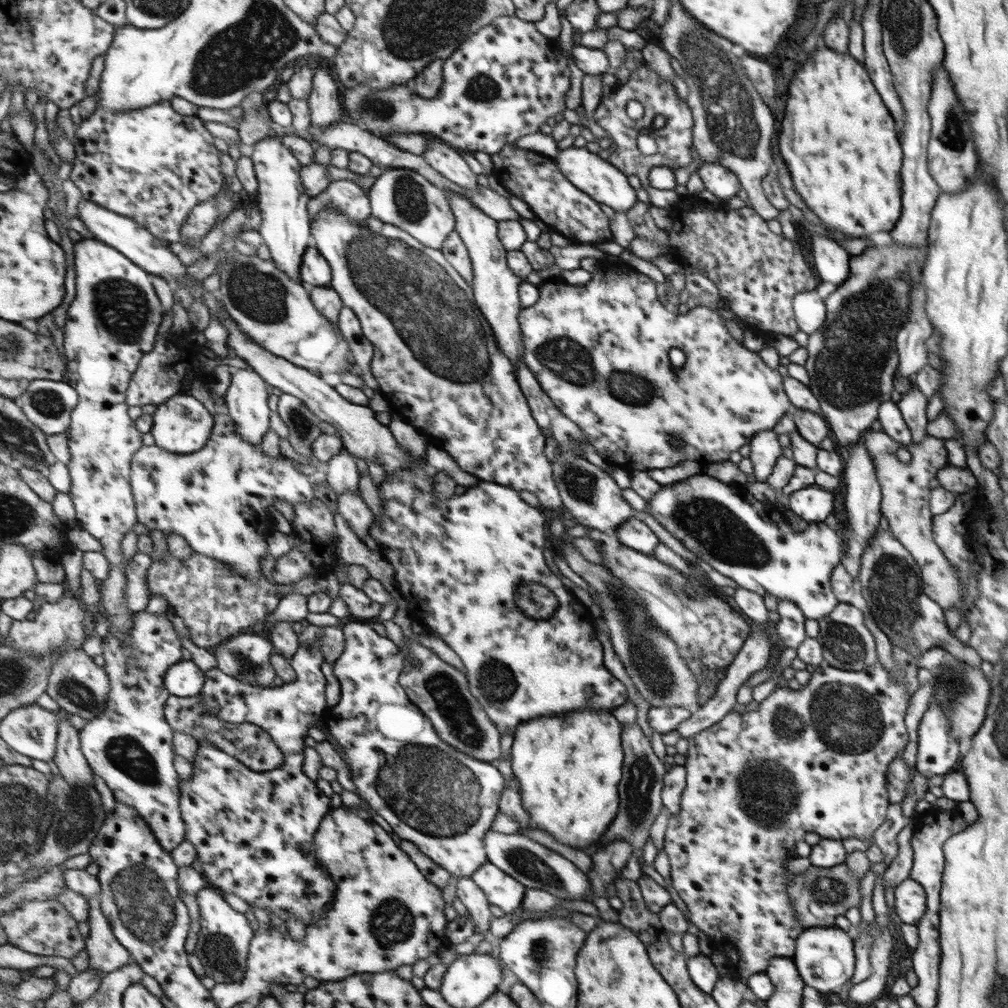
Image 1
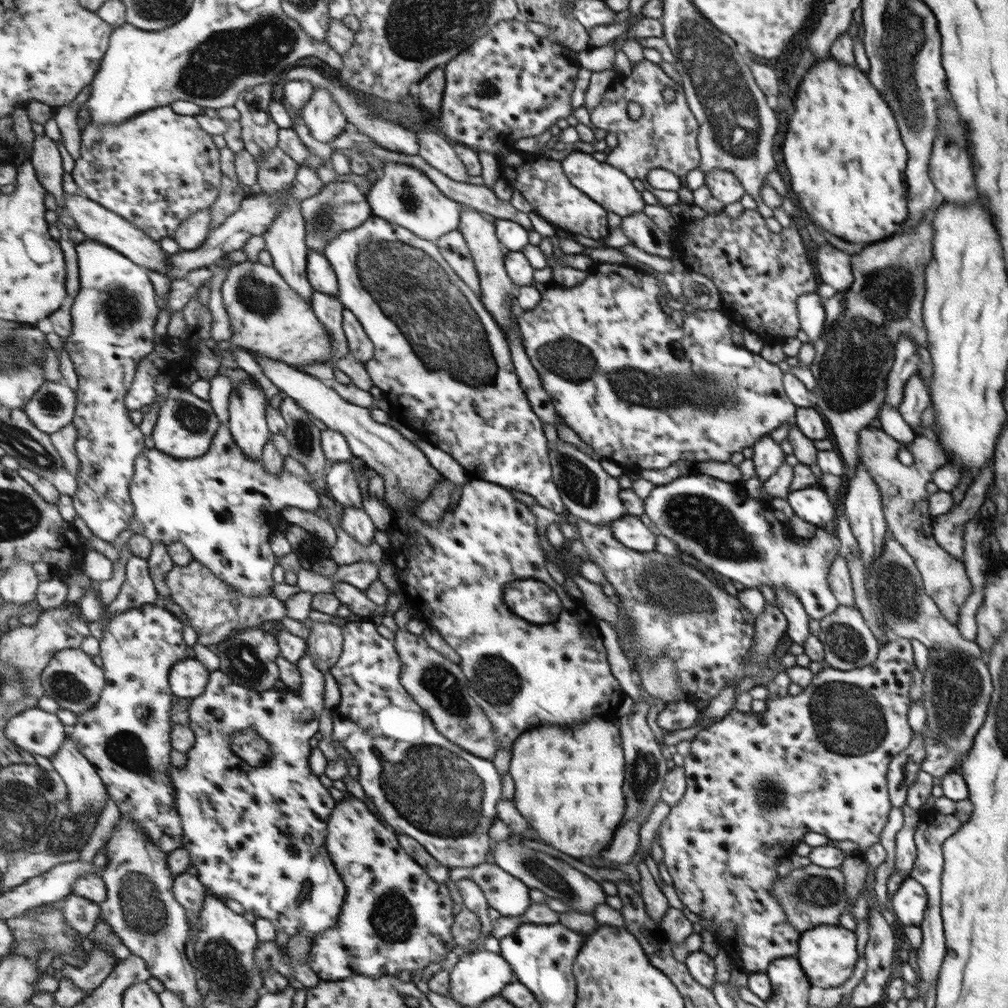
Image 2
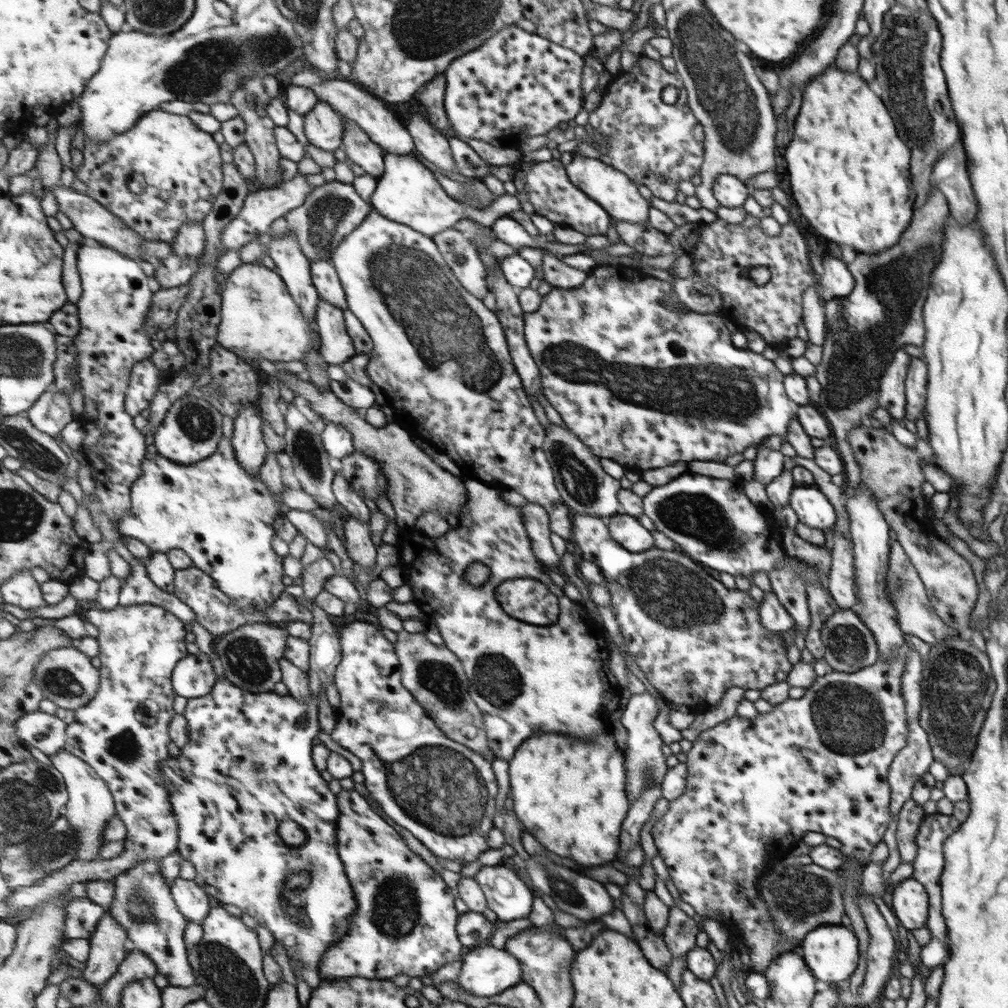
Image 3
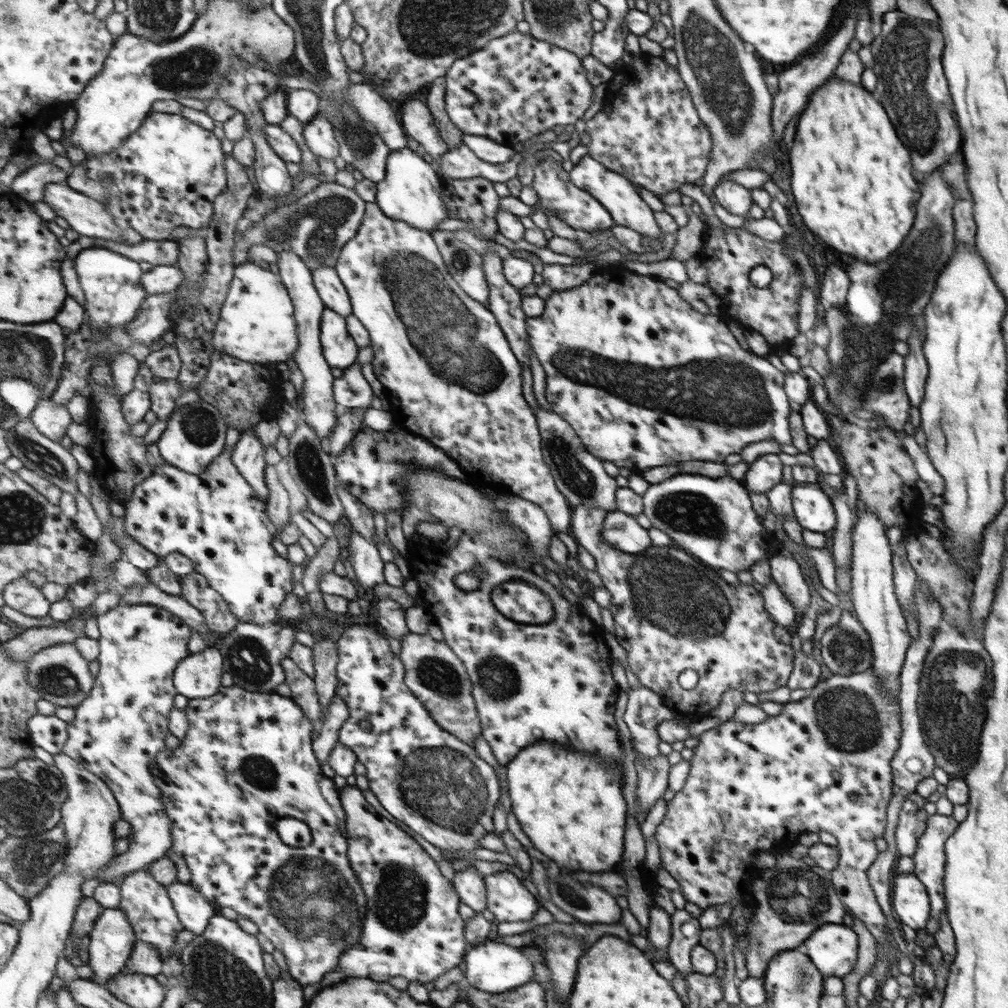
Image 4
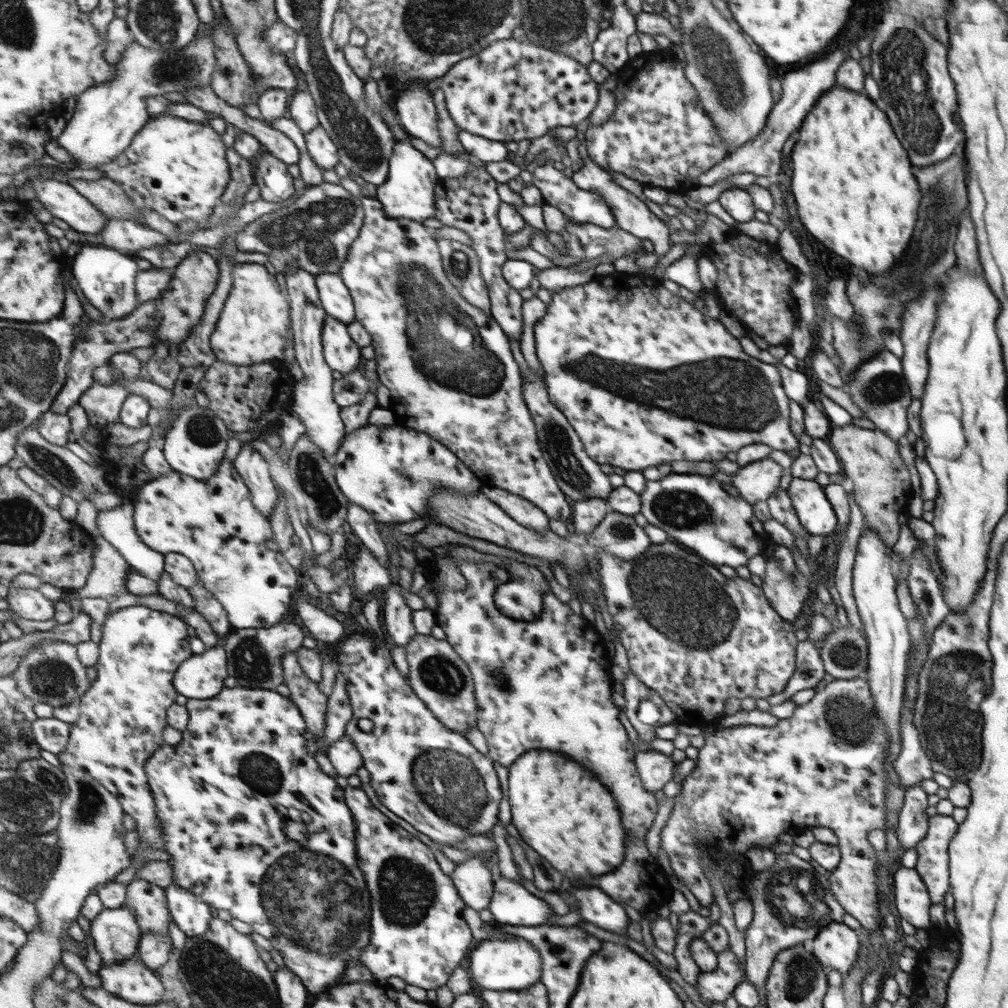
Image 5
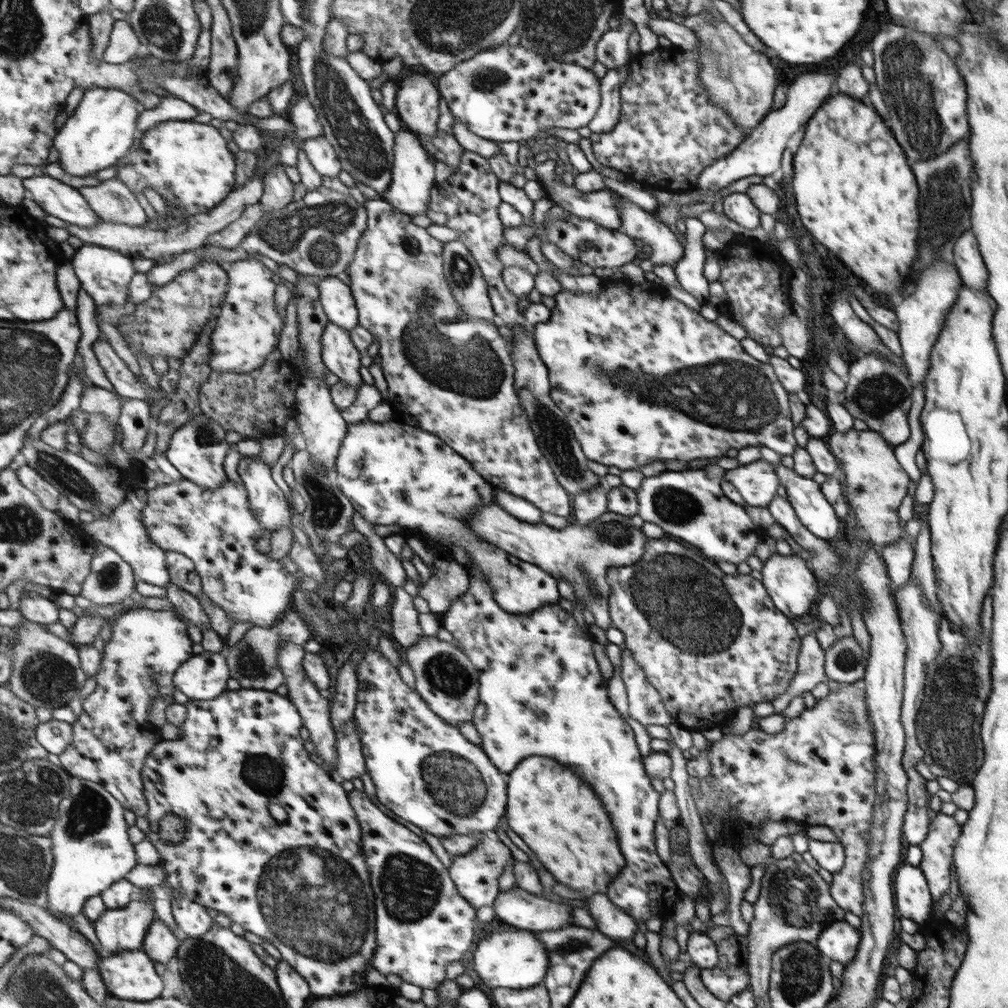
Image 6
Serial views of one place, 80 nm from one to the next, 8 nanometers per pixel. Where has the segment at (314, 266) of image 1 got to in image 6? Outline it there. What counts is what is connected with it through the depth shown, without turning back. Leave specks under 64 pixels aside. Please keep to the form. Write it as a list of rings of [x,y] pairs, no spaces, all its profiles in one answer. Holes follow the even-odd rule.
[[[342,276],[319,278],[321,303],[328,320],[349,332],[360,326],[360,312],[348,282]]]

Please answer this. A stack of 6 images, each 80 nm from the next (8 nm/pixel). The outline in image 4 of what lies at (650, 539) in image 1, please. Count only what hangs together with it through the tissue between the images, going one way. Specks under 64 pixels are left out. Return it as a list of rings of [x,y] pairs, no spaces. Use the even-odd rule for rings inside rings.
[[[609,511],[601,523],[600,535],[607,545],[624,552],[637,554],[649,548],[647,533],[628,513]]]

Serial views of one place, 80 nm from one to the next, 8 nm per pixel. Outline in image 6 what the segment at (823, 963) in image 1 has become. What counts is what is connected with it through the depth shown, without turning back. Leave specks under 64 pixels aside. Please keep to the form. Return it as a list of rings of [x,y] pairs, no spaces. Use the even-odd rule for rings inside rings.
[[[833,921],[823,927],[815,940],[821,954],[845,966],[855,958],[859,934],[847,922]]]

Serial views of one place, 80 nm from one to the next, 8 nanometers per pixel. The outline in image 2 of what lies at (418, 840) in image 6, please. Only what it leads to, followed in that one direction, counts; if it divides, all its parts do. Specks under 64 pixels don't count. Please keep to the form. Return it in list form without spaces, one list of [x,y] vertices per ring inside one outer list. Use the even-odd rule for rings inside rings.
[[[343,798],[338,806],[333,811],[332,818],[329,819],[329,829],[327,829],[327,844],[329,844],[329,852],[339,868],[341,876],[345,880],[345,884],[349,890],[349,904],[343,905],[343,911],[340,914],[340,922],[335,928],[330,928],[325,932],[322,932],[316,940],[311,943],[311,949],[308,953],[307,962],[310,968],[317,974],[320,980],[323,981],[339,981],[343,978],[349,978],[357,976],[357,974],[363,974],[363,976],[381,977],[385,975],[395,976],[403,970],[423,970],[427,968],[431,962],[437,962],[443,965],[444,960],[447,960],[447,956],[451,954],[452,950],[457,948],[455,940],[453,940],[453,932],[451,932],[451,926],[455,922],[455,914],[453,914],[453,898],[449,894],[449,888],[445,883],[437,882],[431,878],[431,875],[419,864],[404,848],[401,846],[398,838],[398,834],[393,830],[387,828],[377,816],[375,816],[375,810],[371,810],[369,806],[359,798]]]

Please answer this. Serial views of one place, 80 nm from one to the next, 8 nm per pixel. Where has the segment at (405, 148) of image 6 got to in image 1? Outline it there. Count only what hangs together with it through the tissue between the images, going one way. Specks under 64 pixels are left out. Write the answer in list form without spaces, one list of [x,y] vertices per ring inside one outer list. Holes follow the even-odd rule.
[[[396,168],[377,171],[368,195],[373,217],[405,229],[431,248],[442,250],[443,243],[456,230],[456,216],[449,196],[416,170]]]

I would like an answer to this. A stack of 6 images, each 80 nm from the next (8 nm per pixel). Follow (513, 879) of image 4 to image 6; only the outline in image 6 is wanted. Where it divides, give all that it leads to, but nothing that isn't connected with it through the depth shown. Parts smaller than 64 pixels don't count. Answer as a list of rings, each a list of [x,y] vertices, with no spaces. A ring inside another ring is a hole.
[[[516,886],[501,891],[494,905],[495,916],[501,923],[533,932],[561,930],[570,923],[571,906],[551,902],[541,895],[531,895]]]

